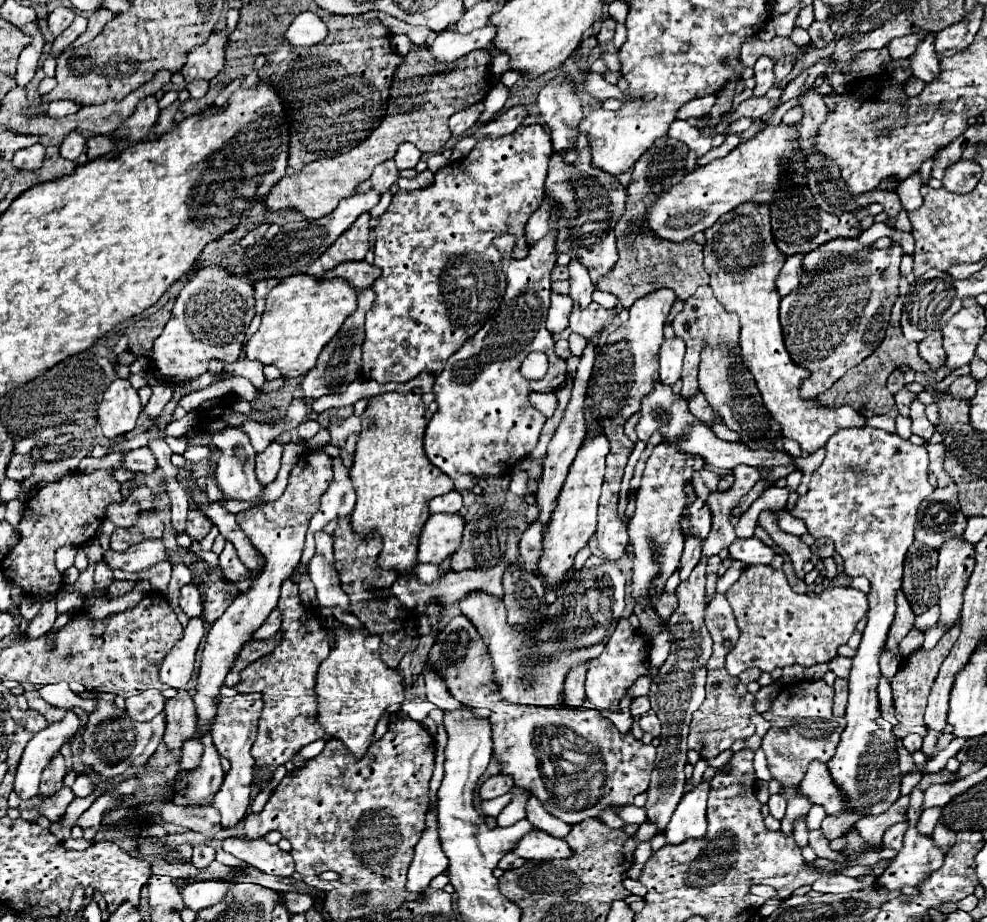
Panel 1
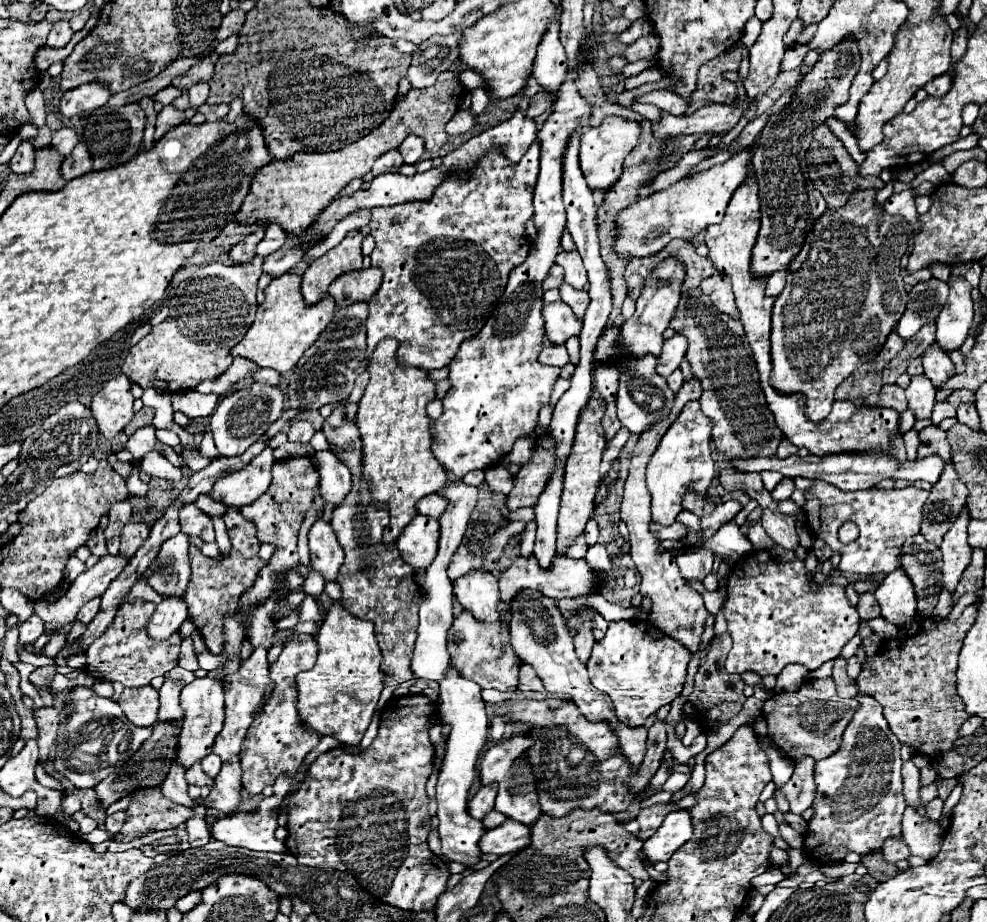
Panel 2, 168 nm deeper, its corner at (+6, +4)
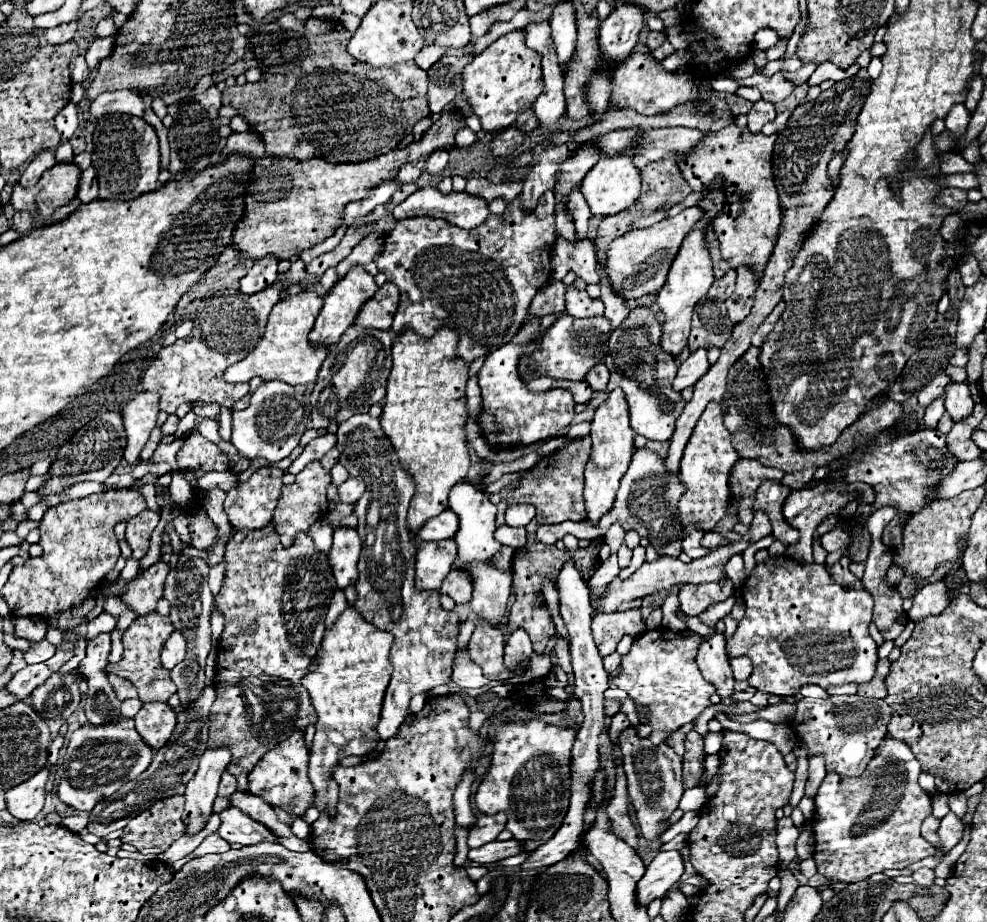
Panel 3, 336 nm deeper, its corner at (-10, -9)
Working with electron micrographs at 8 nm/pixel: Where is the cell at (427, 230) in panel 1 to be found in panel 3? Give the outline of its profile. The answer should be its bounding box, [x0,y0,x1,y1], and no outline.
[374,192,556,364]

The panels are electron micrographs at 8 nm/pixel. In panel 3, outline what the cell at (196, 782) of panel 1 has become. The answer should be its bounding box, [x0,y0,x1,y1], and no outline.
[218,772,236,796]

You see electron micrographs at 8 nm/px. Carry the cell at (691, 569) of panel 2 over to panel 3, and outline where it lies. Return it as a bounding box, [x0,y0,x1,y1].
[678,578,732,616]

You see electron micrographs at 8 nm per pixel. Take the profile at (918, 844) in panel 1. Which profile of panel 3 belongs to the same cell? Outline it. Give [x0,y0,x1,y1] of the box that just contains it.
[938,812,964,852]

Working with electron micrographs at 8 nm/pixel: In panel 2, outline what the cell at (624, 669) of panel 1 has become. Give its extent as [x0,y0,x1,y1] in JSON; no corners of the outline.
[586,621,688,725]

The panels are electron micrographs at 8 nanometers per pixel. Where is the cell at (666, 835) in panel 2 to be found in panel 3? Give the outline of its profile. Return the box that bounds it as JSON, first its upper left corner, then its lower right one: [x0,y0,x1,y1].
[636,850,678,906]

